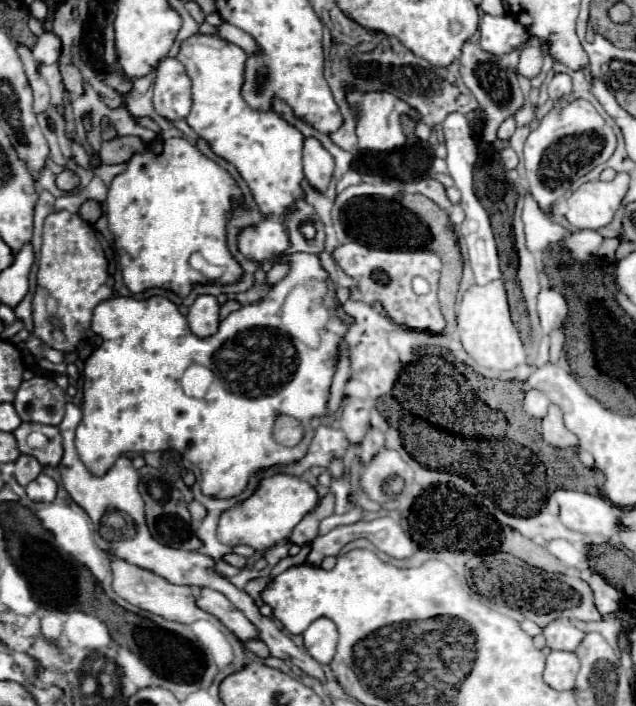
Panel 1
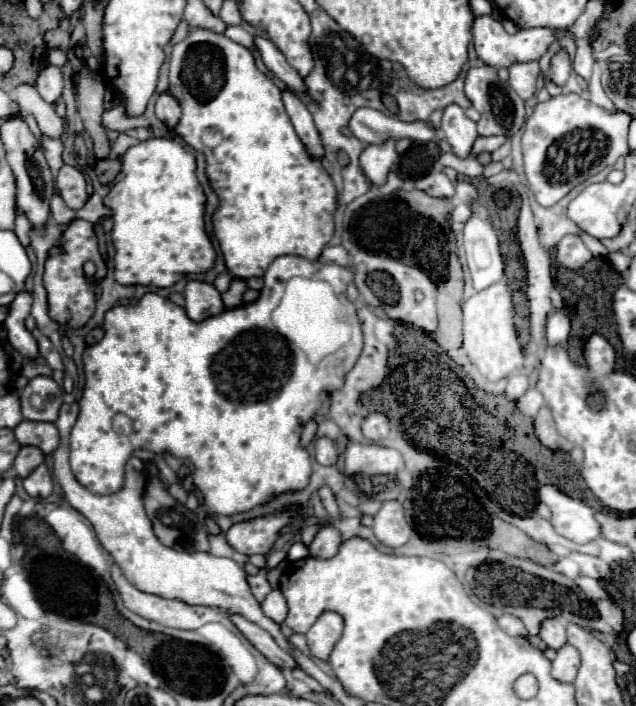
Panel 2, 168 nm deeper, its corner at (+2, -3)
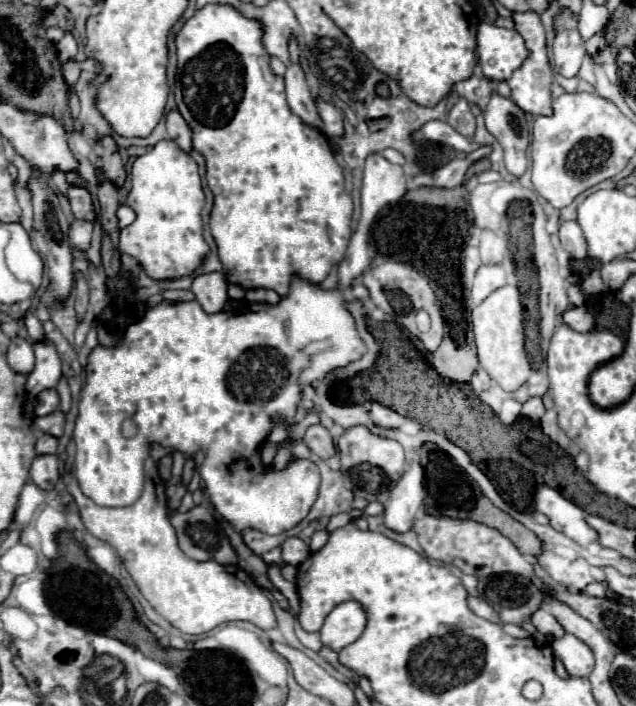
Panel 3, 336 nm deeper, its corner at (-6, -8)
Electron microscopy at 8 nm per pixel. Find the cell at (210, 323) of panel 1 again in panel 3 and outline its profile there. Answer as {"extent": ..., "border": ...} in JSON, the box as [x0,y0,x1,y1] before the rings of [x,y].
{"extent":[191,271,227,313],"border":[[[213,271],[213,273],[203,273],[193,279],[191,291],[195,293],[197,303],[207,311],[207,313],[217,313],[223,309],[227,303],[227,279],[223,273]]]}

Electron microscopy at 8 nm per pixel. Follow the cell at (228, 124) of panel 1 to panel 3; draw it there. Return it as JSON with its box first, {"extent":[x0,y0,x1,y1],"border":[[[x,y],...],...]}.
{"extent":[175,3,353,297],"border":[[[215,3],[215,5],[205,5],[203,9],[195,11],[191,19],[185,21],[181,31],[175,33],[175,45],[177,45],[177,79],[175,79],[175,101],[177,109],[183,115],[183,119],[189,123],[193,131],[193,147],[203,153],[205,163],[207,163],[207,185],[215,197],[215,205],[211,211],[211,221],[209,229],[211,235],[217,243],[217,255],[223,263],[223,273],[229,283],[239,285],[243,289],[273,289],[281,297],[287,295],[291,279],[297,275],[313,285],[319,285],[325,281],[329,271],[339,265],[345,257],[347,243],[351,239],[351,215],[353,215],[353,201],[345,193],[345,177],[343,169],[337,165],[333,157],[333,149],[323,133],[319,129],[313,129],[305,125],[287,105],[285,99],[285,81],[283,77],[277,77],[271,67],[269,67],[269,53],[263,47],[263,25],[257,19],[249,19],[243,13],[239,13],[235,7],[225,5],[225,3]]]}

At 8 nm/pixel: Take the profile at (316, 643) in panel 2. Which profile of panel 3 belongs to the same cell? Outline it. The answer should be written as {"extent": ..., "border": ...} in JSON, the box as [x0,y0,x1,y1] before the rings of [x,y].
{"extent":[321,601,367,651],"border":[[[345,601],[337,605],[321,627],[321,641],[333,651],[341,651],[361,637],[367,625],[367,613],[359,601]]]}

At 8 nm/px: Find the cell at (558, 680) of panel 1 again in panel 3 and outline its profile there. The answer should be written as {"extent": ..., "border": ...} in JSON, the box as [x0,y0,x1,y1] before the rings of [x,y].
{"extent":[551,635,595,677],"border":[[[565,635],[557,639],[551,647],[555,657],[559,657],[565,663],[571,677],[587,677],[593,671],[595,667],[593,651],[581,639],[573,635]]]}

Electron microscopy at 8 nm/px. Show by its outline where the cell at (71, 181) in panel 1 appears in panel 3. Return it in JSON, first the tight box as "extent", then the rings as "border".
{"extent":[69,187,95,223],"border":[[[71,187],[69,189],[69,203],[71,203],[75,219],[83,219],[83,221],[91,221],[91,223],[95,221],[93,201],[91,201],[91,195],[87,193],[87,189]]]}

